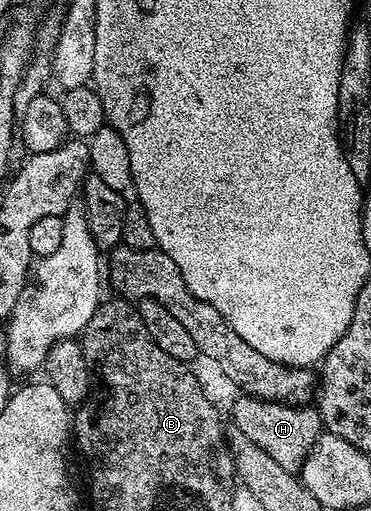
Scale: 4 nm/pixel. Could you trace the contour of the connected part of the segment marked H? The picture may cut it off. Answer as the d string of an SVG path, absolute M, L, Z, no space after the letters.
M248 395L238 398L233 405L232 424L237 425L239 431L243 431L247 439L251 439L251 443L263 447L263 451L267 451L267 455L271 455L271 459L275 459L279 467L287 467L287 471L297 473L313 450L313 444L321 438L321 412L312 404L284 405L281 401L264 401Z

